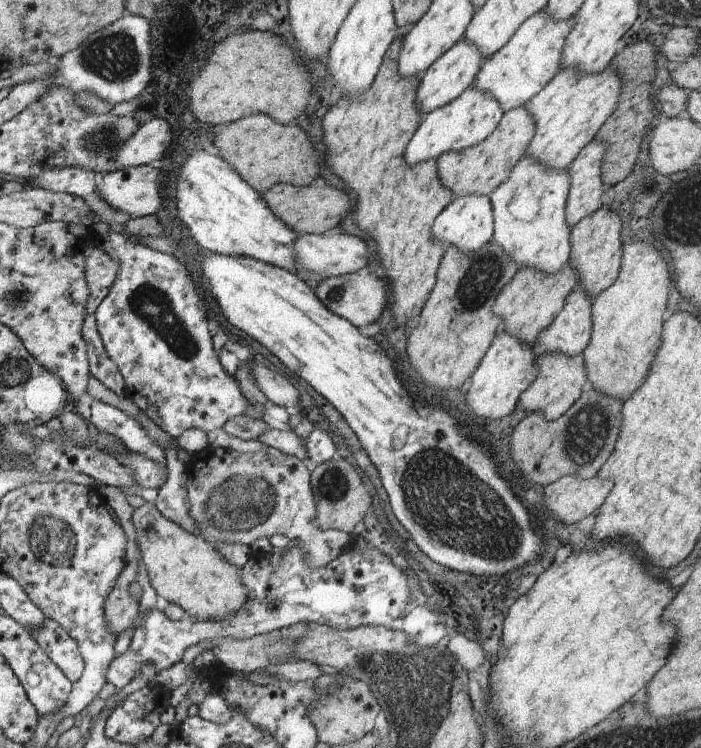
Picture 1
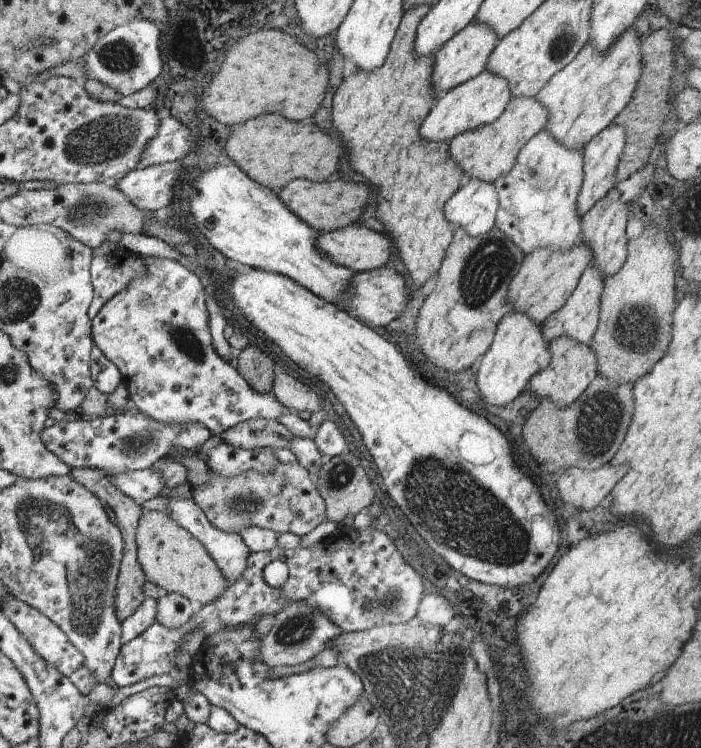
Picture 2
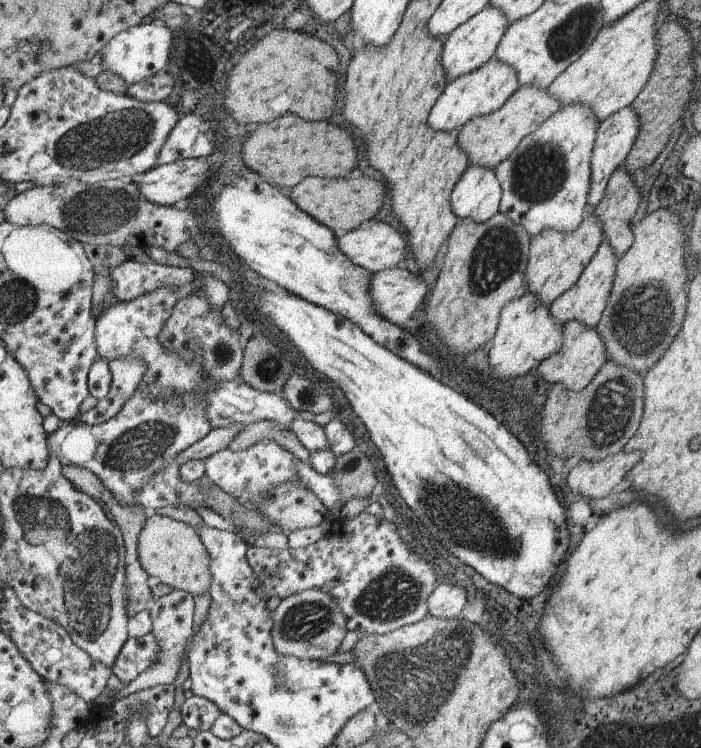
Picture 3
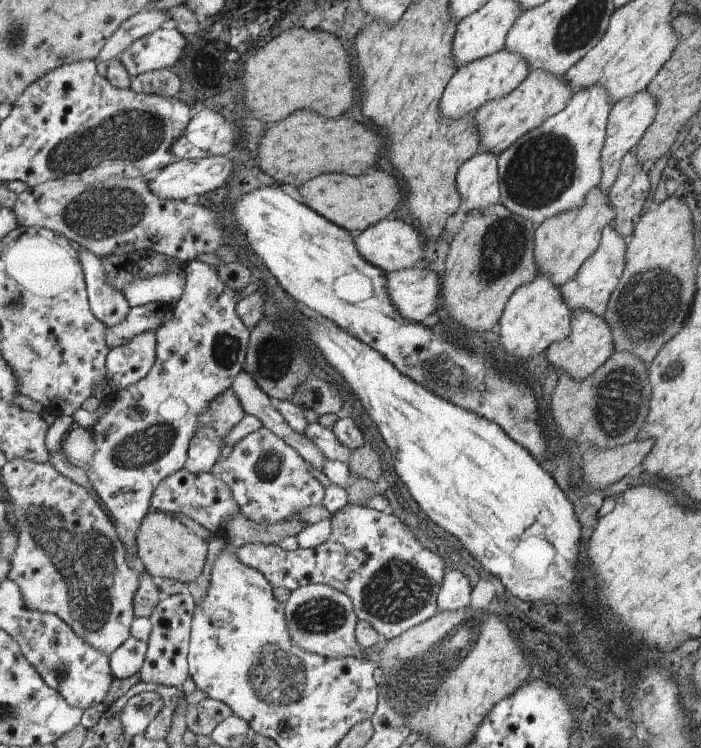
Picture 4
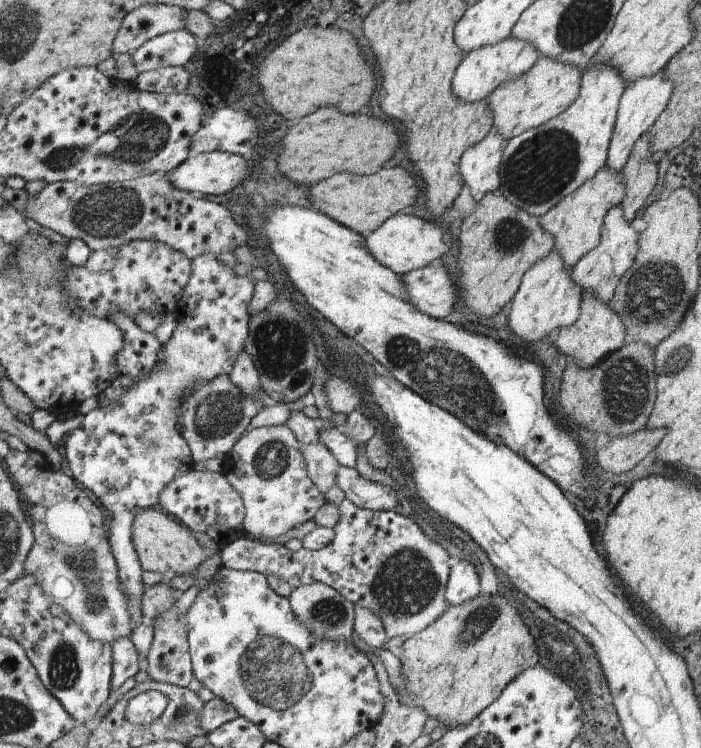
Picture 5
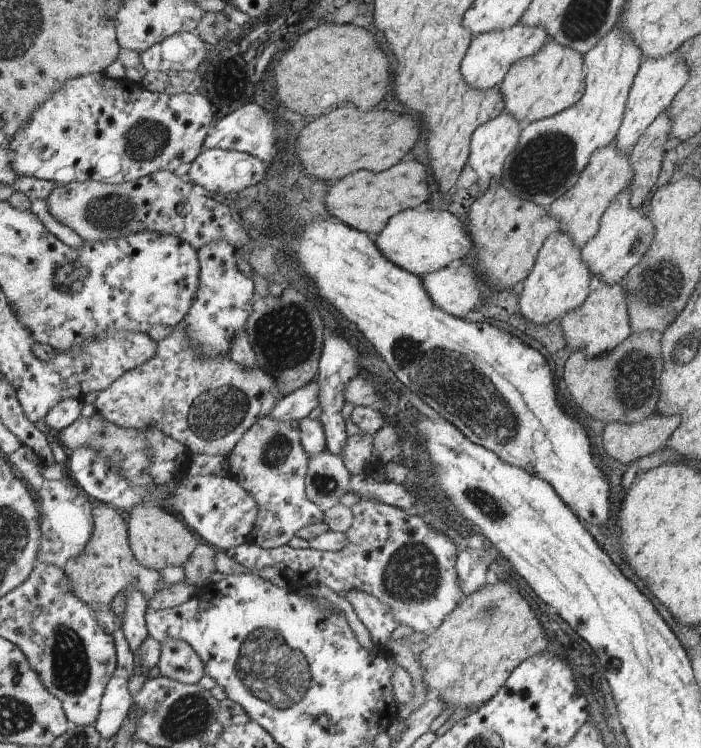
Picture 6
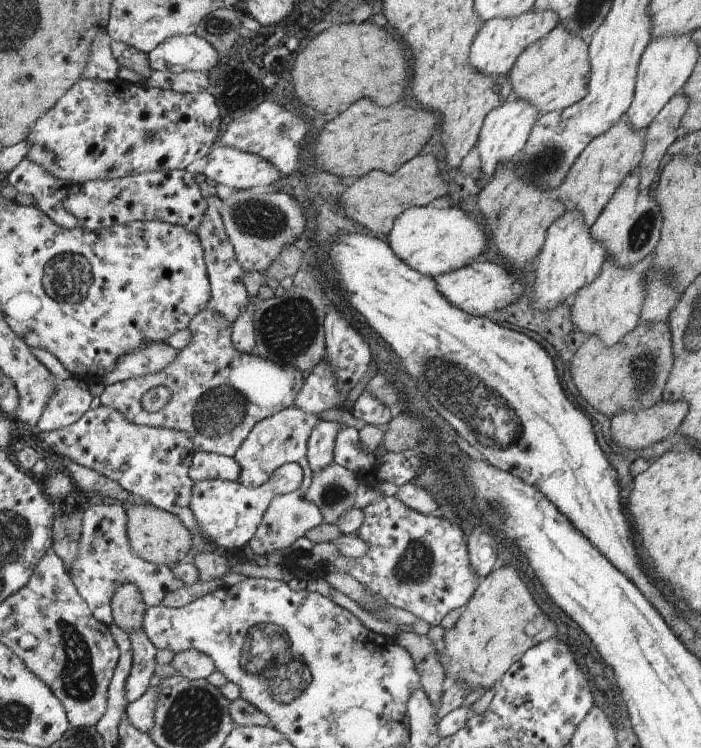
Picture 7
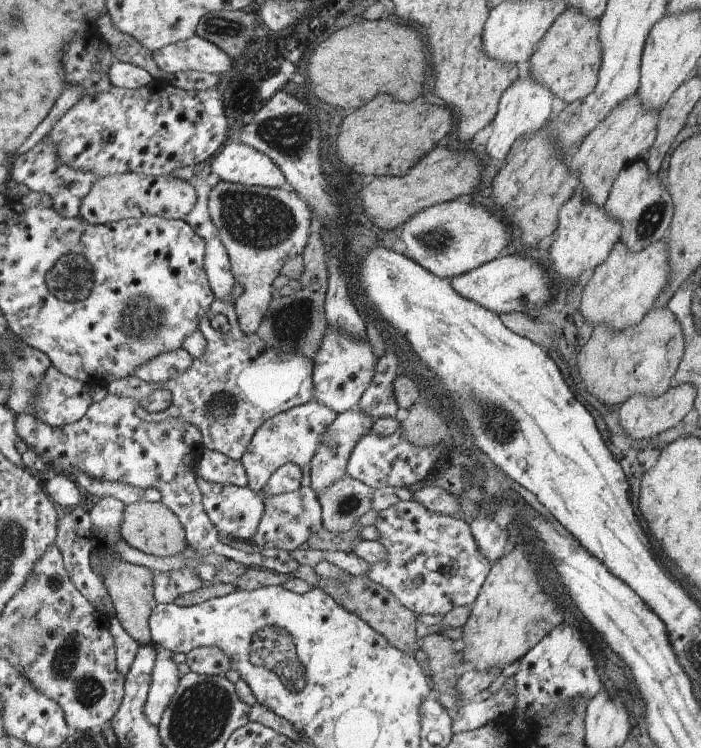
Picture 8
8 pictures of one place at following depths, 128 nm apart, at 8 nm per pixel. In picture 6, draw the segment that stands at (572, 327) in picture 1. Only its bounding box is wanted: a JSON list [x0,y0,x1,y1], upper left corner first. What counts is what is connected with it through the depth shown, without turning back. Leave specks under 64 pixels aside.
[582,190,653,284]

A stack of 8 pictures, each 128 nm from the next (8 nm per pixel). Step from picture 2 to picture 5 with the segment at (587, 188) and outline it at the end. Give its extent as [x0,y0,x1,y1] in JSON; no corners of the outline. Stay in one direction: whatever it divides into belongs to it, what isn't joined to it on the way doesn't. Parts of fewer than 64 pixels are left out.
[608,69,673,171]

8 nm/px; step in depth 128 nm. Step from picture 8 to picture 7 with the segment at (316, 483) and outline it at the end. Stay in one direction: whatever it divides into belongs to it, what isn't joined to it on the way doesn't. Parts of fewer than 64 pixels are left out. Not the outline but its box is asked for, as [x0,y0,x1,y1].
[308,421,346,473]

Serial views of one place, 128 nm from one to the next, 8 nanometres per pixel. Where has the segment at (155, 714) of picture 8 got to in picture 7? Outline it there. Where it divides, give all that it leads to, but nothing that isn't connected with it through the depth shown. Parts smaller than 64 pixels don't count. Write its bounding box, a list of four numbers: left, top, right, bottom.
[126,677,161,732]

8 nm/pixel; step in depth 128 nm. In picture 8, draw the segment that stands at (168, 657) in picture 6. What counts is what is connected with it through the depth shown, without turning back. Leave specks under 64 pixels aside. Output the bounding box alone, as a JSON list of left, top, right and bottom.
[186,648,232,676]

